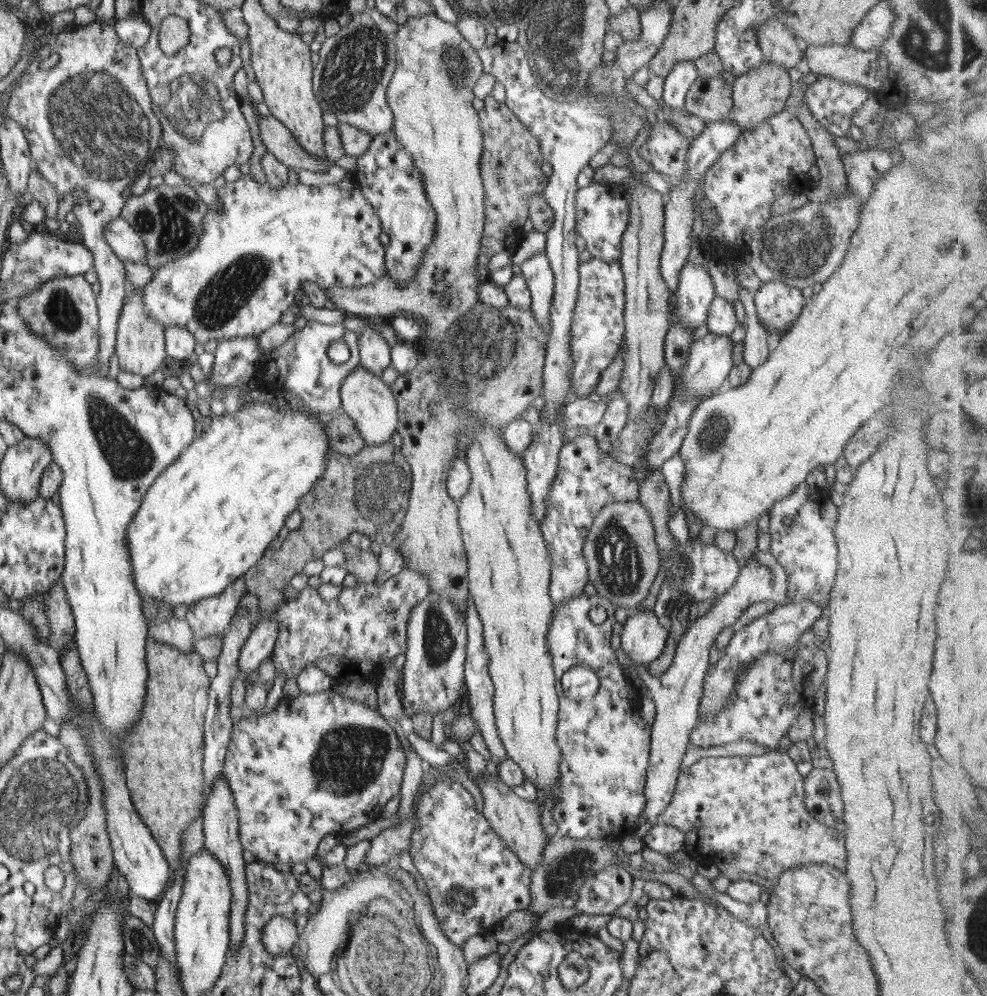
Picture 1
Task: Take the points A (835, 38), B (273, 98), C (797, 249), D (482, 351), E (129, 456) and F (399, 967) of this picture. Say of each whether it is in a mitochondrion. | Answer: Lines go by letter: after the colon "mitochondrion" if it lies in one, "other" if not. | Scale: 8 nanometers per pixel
A: other
B: other
C: mitochondrion
D: mitochondrion
E: mitochondrion
F: mitochondrion

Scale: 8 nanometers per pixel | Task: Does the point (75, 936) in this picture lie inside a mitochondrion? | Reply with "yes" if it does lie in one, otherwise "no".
no

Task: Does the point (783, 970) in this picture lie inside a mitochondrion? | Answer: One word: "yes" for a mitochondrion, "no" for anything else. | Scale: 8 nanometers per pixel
no

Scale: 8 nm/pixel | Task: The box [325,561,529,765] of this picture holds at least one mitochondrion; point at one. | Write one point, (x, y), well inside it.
(438, 642)

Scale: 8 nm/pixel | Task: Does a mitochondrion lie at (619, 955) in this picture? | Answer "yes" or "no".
no

